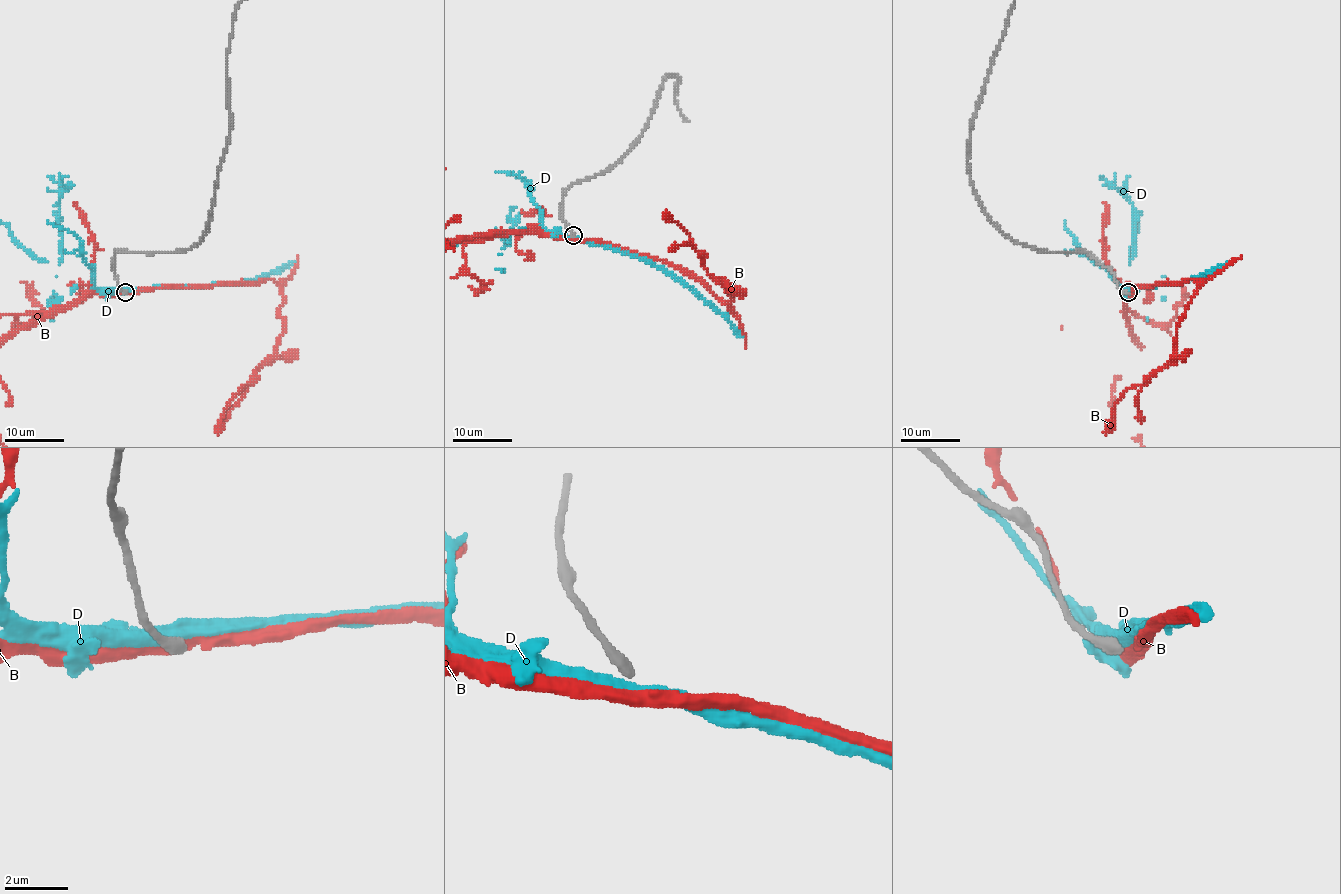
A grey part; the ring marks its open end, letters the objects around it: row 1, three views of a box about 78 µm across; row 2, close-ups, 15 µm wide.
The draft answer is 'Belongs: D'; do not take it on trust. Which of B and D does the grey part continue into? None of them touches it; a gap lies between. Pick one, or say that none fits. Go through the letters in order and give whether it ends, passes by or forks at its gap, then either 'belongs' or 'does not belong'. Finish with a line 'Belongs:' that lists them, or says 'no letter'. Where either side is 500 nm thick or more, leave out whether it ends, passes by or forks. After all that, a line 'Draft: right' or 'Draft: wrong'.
B: it passes by | belongs
D: it passes by | does not belong
Belongs: B
Draft: wrong

